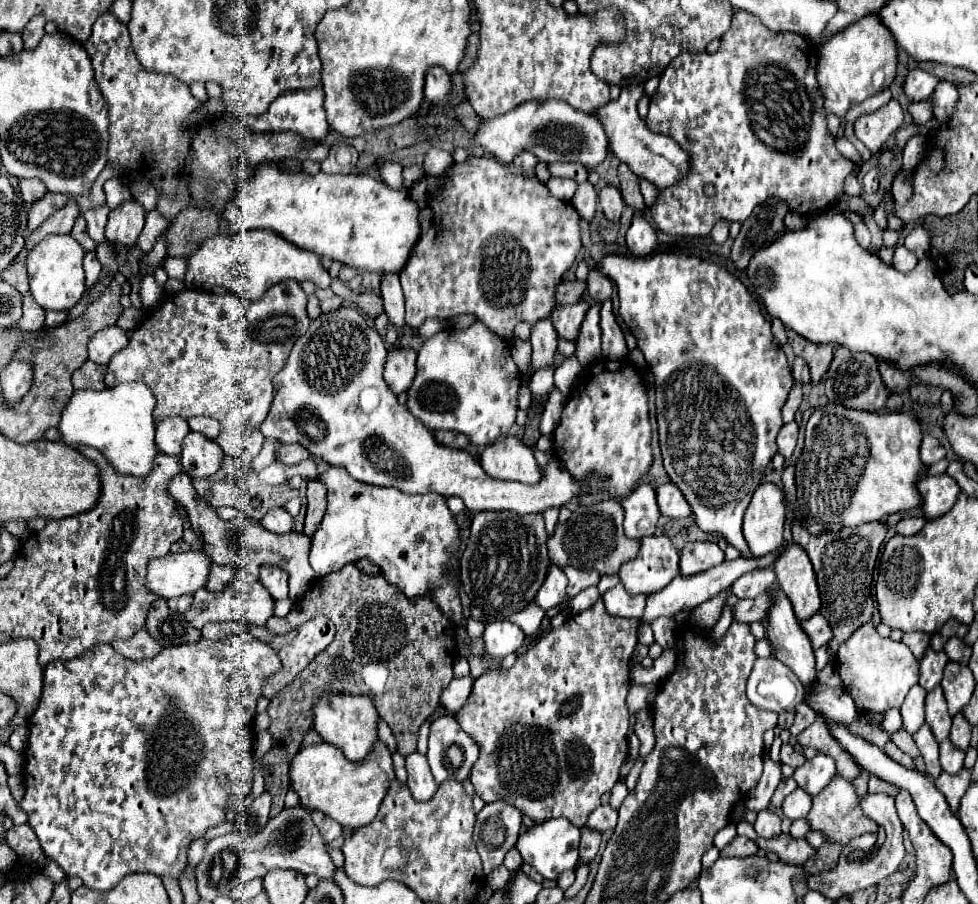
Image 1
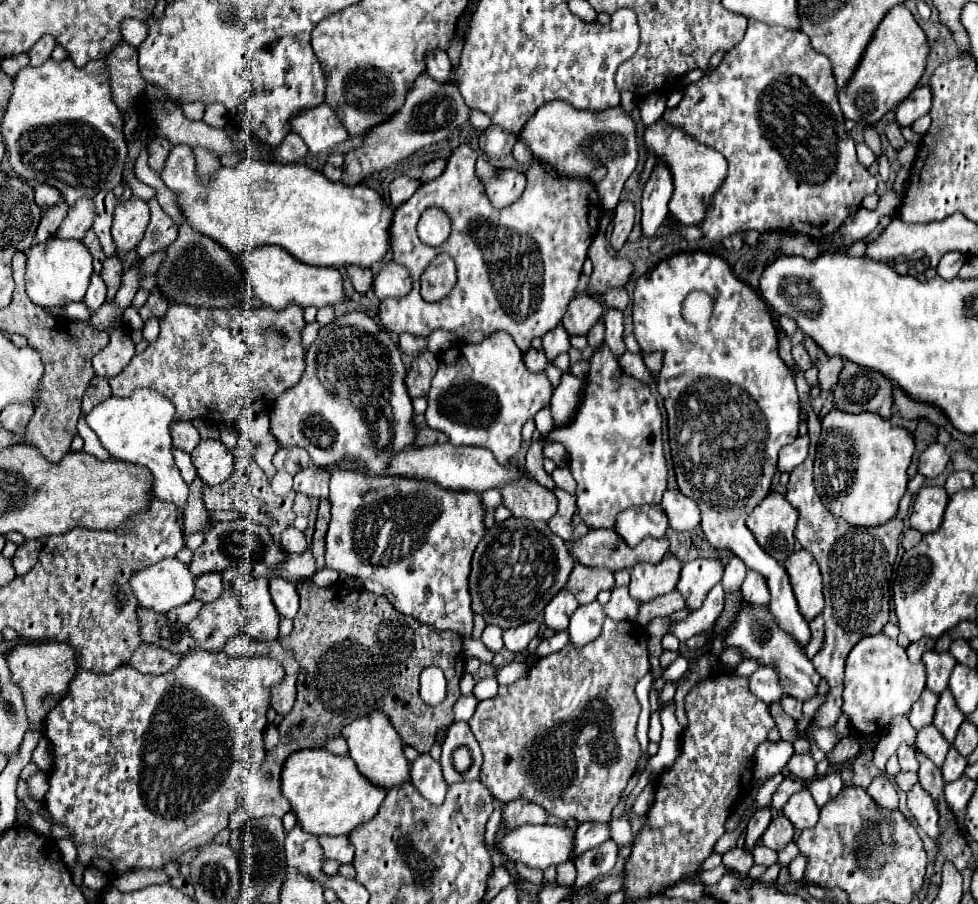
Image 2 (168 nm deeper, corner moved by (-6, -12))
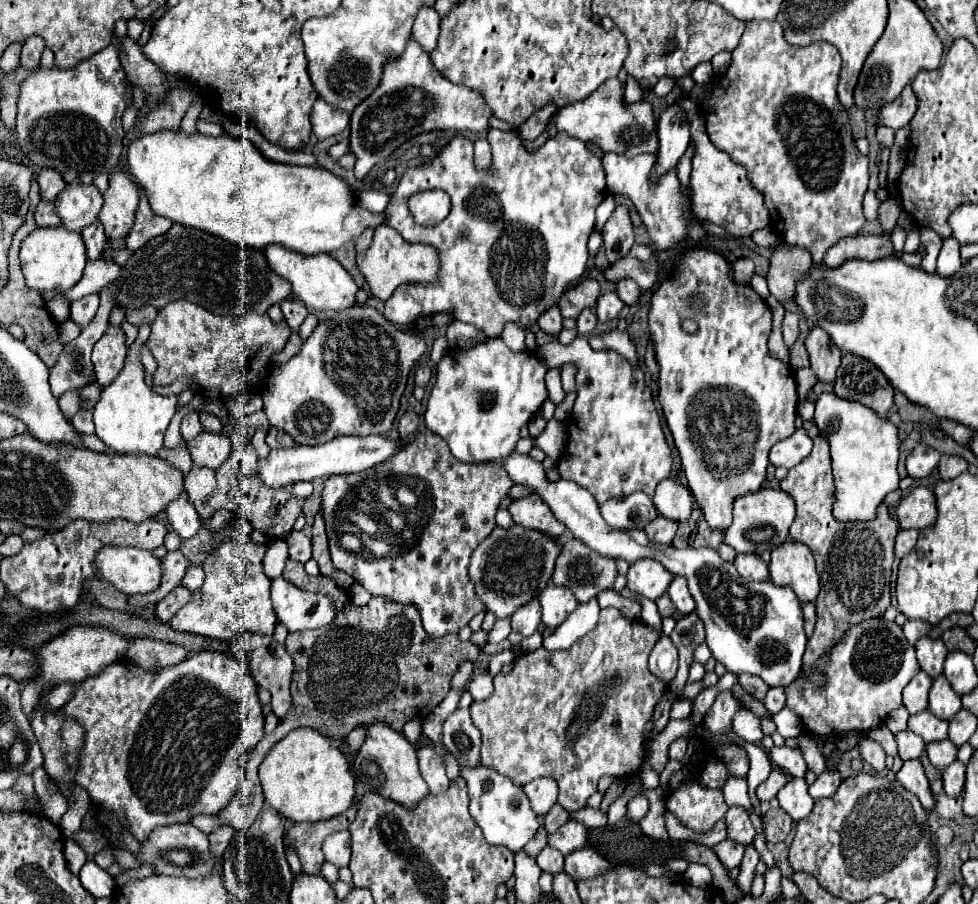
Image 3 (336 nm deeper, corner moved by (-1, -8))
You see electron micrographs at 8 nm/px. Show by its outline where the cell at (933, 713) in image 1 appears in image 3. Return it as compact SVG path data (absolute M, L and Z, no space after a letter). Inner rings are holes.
M940 675L940 679L934 679L934 683L930 687L930 699L928 701L930 701L928 709L936 717L946 719L946 721L950 721L962 709L960 695L950 687L950 683L944 675Z

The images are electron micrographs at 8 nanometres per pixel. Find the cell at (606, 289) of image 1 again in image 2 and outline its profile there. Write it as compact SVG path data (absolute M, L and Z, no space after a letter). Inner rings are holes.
M613 287L613 289L609 289L603 295L603 303L607 307L613 307L613 309L621 309L623 311L627 307L627 303L629 303L629 297L627 297L627 293L625 293L623 287Z

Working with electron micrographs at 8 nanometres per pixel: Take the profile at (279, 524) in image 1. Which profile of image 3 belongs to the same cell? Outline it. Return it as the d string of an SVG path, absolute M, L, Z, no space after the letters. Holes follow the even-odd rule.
M292 531L288 537L288 547L290 547L290 559L306 563L312 555L312 541L302 533L302 531Z

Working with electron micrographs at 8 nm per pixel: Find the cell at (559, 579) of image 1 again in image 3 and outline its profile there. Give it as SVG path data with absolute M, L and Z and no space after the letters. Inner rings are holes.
M548 585L540 593L540 603L544 609L542 621L546 627L552 627L552 629L556 629L578 605L572 591L568 591L566 587L556 587L556 585Z

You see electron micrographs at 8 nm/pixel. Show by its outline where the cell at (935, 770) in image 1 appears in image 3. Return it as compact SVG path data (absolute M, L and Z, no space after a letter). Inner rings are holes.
M924 709L920 713L910 715L908 729L914 731L916 735L922 735L922 739L926 743L932 743L932 741L944 739L948 735L948 721L942 721L936 715L932 715L930 709Z

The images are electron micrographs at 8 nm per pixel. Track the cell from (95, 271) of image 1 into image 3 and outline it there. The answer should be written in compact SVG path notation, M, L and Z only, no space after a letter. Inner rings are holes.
M96 293L86 295L86 297L78 299L78 301L74 301L74 303L70 305L70 319L72 319L76 325L80 325L80 329L86 327L86 325L94 319L96 309L98 309L98 303L100 303L100 299L98 299Z

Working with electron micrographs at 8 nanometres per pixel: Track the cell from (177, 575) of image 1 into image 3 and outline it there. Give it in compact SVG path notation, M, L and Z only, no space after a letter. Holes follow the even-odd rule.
M102 547L96 553L94 567L98 579L110 583L126 595L150 593L160 585L160 559L136 547Z

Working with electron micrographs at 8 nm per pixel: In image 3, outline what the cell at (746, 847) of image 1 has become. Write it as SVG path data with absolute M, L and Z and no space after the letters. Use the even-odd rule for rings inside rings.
M732 839L720 841L720 843L714 847L714 851L716 851L718 859L722 861L722 865L724 865L726 869L738 867L740 861L742 861L742 857L744 857L744 845L740 845L740 843L732 841Z

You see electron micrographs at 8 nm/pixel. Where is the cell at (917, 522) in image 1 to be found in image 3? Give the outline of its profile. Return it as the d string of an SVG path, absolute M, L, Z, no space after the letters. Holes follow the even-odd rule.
M906 529L906 531L898 531L898 537L896 537L896 557L902 559L904 555L908 555L908 551L916 545L916 539L918 539L918 531L914 529Z

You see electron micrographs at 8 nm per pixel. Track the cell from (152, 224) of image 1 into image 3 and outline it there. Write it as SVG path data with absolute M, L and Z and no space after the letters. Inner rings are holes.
M142 195L140 197L140 203L138 203L138 209L136 209L136 219L134 219L134 227L132 231L126 235L126 247L130 251L136 251L140 249L144 243L148 243L150 239L158 237L158 235L164 235L174 223L166 217L160 217L156 215L150 205L148 205L148 199Z

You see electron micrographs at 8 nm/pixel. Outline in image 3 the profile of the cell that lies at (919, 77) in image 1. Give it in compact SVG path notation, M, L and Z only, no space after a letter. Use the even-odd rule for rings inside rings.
M904 87L904 91L892 101L886 103L880 111L878 111L878 125L886 125L896 129L902 129L910 123L910 119L916 113L916 95L912 91L912 87Z

